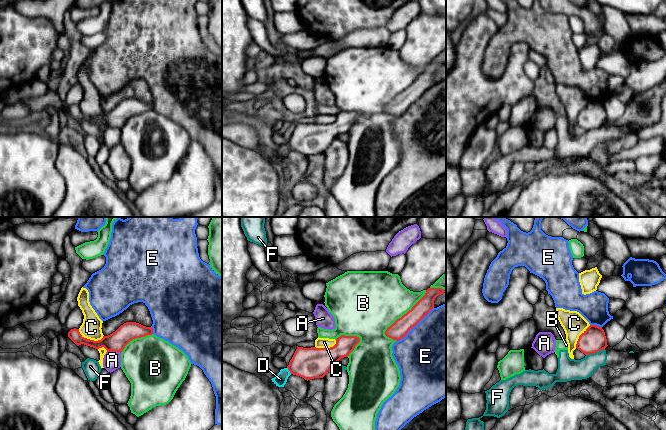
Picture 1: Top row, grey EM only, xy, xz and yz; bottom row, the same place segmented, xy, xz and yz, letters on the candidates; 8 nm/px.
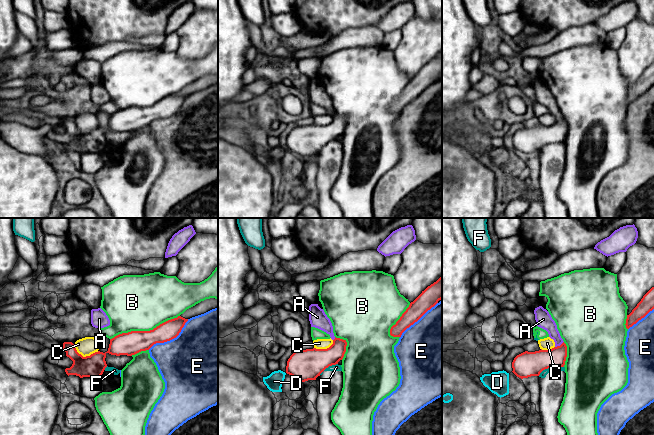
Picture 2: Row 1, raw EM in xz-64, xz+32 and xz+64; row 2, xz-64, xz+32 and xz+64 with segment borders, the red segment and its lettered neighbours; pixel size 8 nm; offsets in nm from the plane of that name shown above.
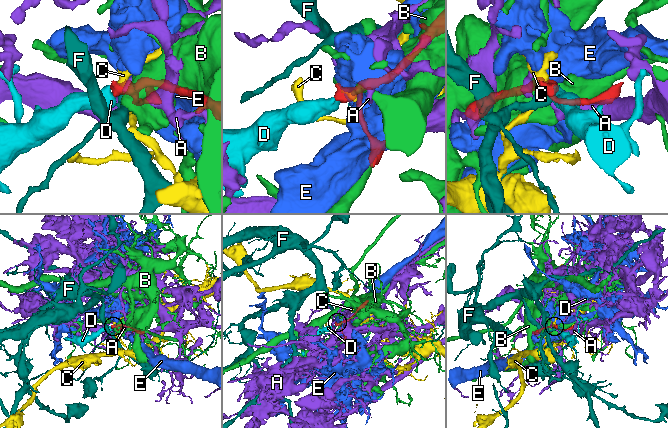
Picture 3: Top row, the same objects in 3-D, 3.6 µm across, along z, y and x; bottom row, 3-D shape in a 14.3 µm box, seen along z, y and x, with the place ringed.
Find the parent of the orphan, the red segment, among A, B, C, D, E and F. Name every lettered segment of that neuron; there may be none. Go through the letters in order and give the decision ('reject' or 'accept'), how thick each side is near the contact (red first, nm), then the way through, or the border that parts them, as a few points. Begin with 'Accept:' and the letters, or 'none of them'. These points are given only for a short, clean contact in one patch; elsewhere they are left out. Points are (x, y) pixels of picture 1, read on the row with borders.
Accept: D
A: reject; calibres 150 and 140 nm
B: reject; calibres 140 and 460 nm
C: reject; calibres 150 and 160 nm; border xy (78, 329), (84, 337), (90, 339), (100, 340), (103, 337)
D: accept; calibres 260 and 100 nm; way xz (309, 363), (303, 363), (288, 369), (280, 379)
E: reject; calibres 140 and 480 nm
F: reject; calibres 200 and 180 nm; border yz (604, 348), (586, 355)

